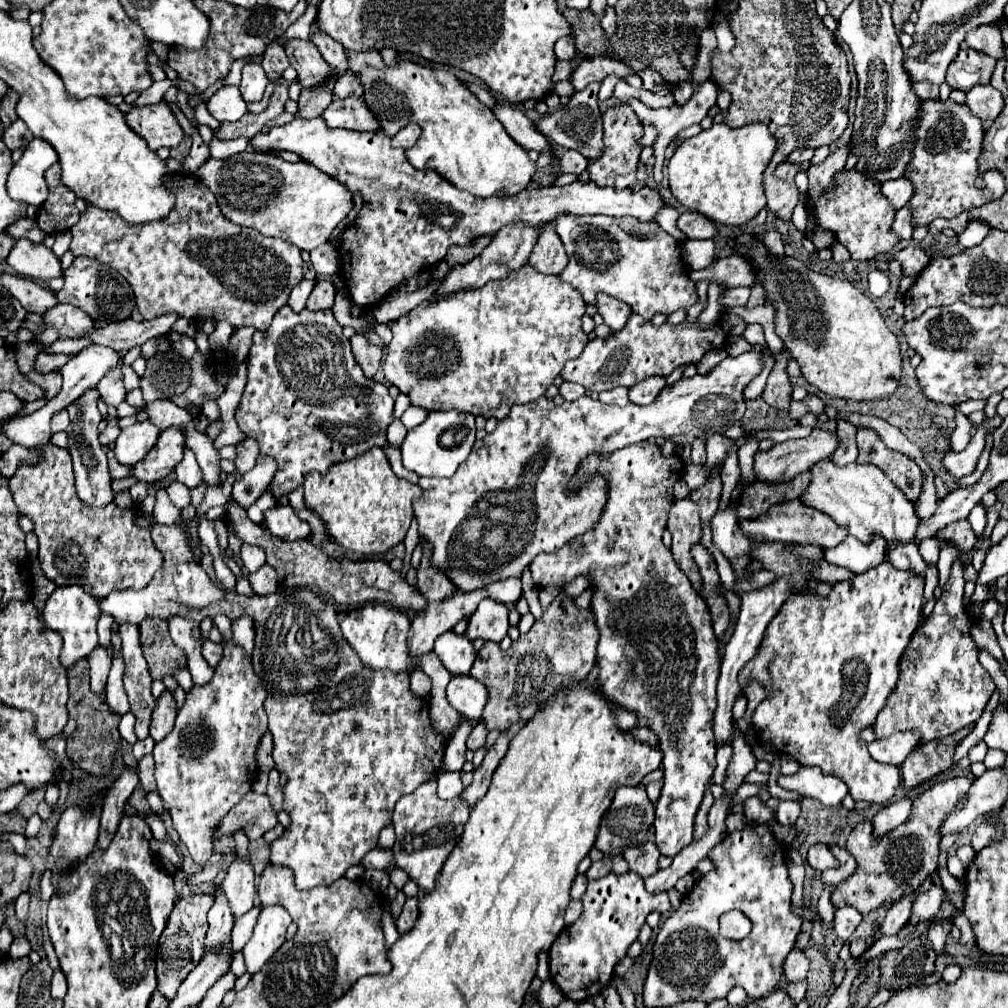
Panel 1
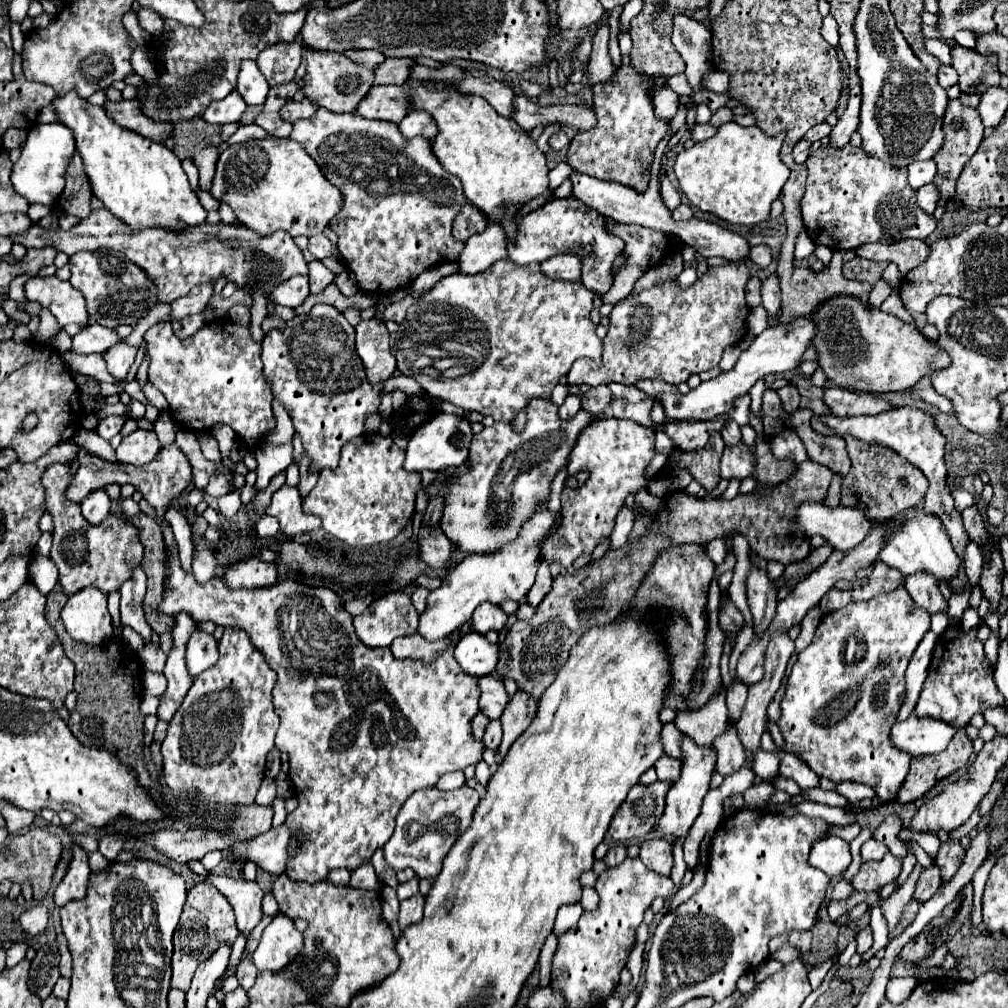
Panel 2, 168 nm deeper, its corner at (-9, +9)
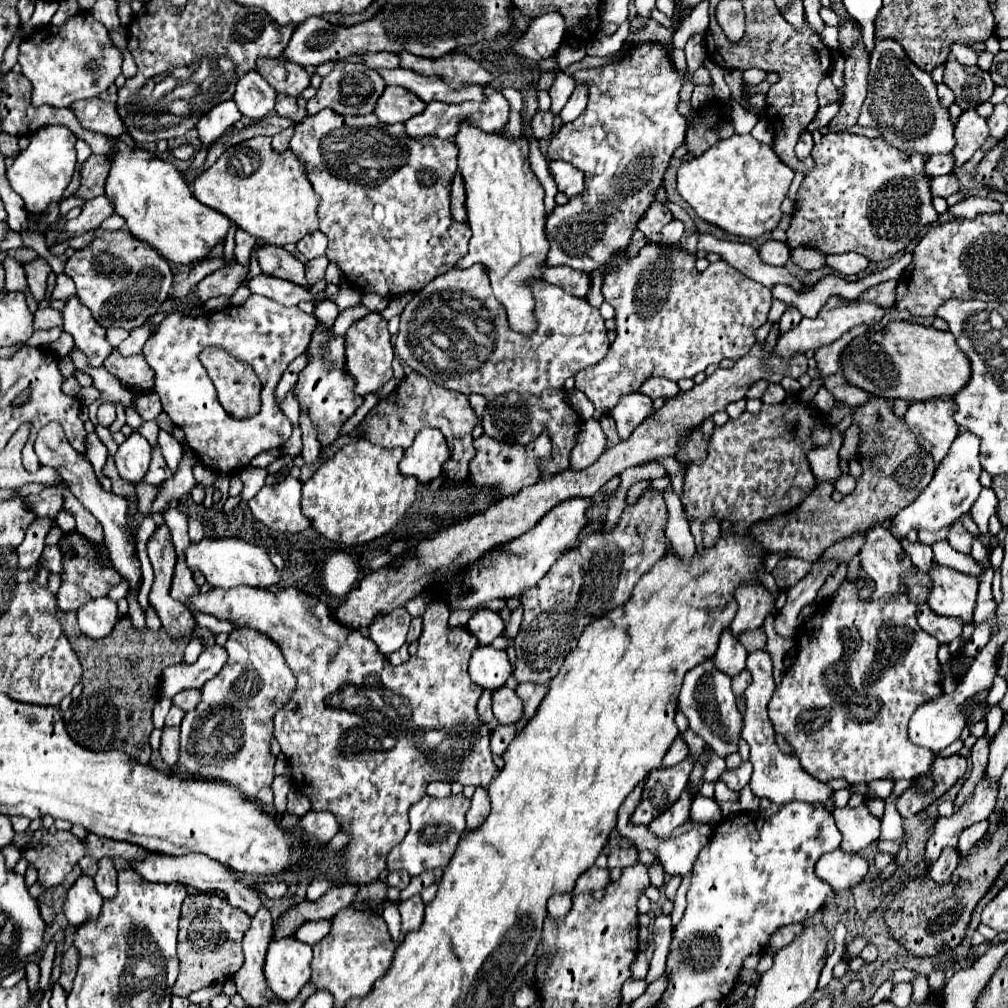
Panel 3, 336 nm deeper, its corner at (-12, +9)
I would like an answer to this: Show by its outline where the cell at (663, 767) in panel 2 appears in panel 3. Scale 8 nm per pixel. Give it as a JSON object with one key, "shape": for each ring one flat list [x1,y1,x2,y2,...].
{"shape":[[677,737,671,745,671,749,667,751,667,755,663,757,663,767,673,767,677,763,681,763,685,757,689,755,689,747,687,743,683,741,683,737]]}

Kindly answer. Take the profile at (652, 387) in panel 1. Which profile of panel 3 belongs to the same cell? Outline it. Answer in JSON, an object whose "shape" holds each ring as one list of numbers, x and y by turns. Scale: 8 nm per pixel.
{"shape":[[651,377,647,379,641,389,639,389,643,395,651,397,651,399,657,399,657,397,665,397,669,399,671,395,677,395,679,393,679,387,675,381,669,381,669,379,663,379,663,377]]}

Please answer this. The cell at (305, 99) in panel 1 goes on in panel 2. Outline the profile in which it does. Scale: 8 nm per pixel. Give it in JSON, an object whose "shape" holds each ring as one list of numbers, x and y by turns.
{"shape":[[304,97,302,101,288,101,288,105,282,109,282,117,290,123,294,123,296,119,308,119,316,113,318,103,308,101,308,97]]}

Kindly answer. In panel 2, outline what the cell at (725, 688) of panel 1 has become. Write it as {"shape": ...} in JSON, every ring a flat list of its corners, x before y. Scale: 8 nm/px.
{"shape":[[728,721,726,731,716,737,714,741,716,749,718,749,718,763,716,763,716,771,722,775,730,775,736,769,740,769,740,765,744,763,744,749,736,737,736,723]]}

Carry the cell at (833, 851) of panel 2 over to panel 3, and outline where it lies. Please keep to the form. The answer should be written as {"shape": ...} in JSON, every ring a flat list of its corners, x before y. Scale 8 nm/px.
{"shape":[[841,849,823,855,815,865,819,879,829,883,835,893,859,885,867,875,867,869,869,867,863,857,855,853,843,853]]}

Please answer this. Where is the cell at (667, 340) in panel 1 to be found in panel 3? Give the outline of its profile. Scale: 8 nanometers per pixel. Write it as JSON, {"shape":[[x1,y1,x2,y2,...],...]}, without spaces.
{"shape":[[663,241,643,245,635,257,629,257,625,251,611,255,611,263,605,267,601,291,605,301,615,309,617,339,597,365,591,365,575,375,575,387,587,395,597,411,609,413,611,407,619,403,619,397,639,391,649,377,665,377,671,381,693,379,711,363,719,363,721,359,741,359,755,345,755,333,767,321,773,299,771,291,761,283,747,279,727,261,711,263,707,271,699,273,695,269,695,259,697,257,687,253,683,247]]}

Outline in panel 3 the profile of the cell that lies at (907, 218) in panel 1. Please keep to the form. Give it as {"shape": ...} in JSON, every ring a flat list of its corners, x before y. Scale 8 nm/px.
{"shape":[[951,173,951,175,941,175,941,177,935,177,931,181,931,195,939,195,939,197,949,197,953,193,959,191,959,179]]}

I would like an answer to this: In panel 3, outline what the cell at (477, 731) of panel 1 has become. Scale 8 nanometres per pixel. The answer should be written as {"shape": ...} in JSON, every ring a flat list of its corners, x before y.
{"shape":[[499,725,491,731,491,753,503,755,513,737,517,735,517,725]]}

